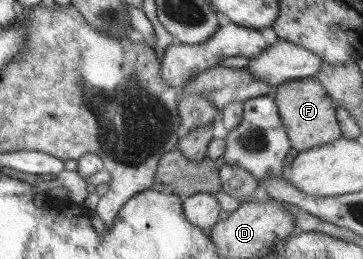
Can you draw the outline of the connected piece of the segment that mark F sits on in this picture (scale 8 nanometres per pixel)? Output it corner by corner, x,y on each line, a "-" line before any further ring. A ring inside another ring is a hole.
313,77
283,82
277,87
274,98
292,148
304,152
309,148
328,144
342,137
335,113
336,105

